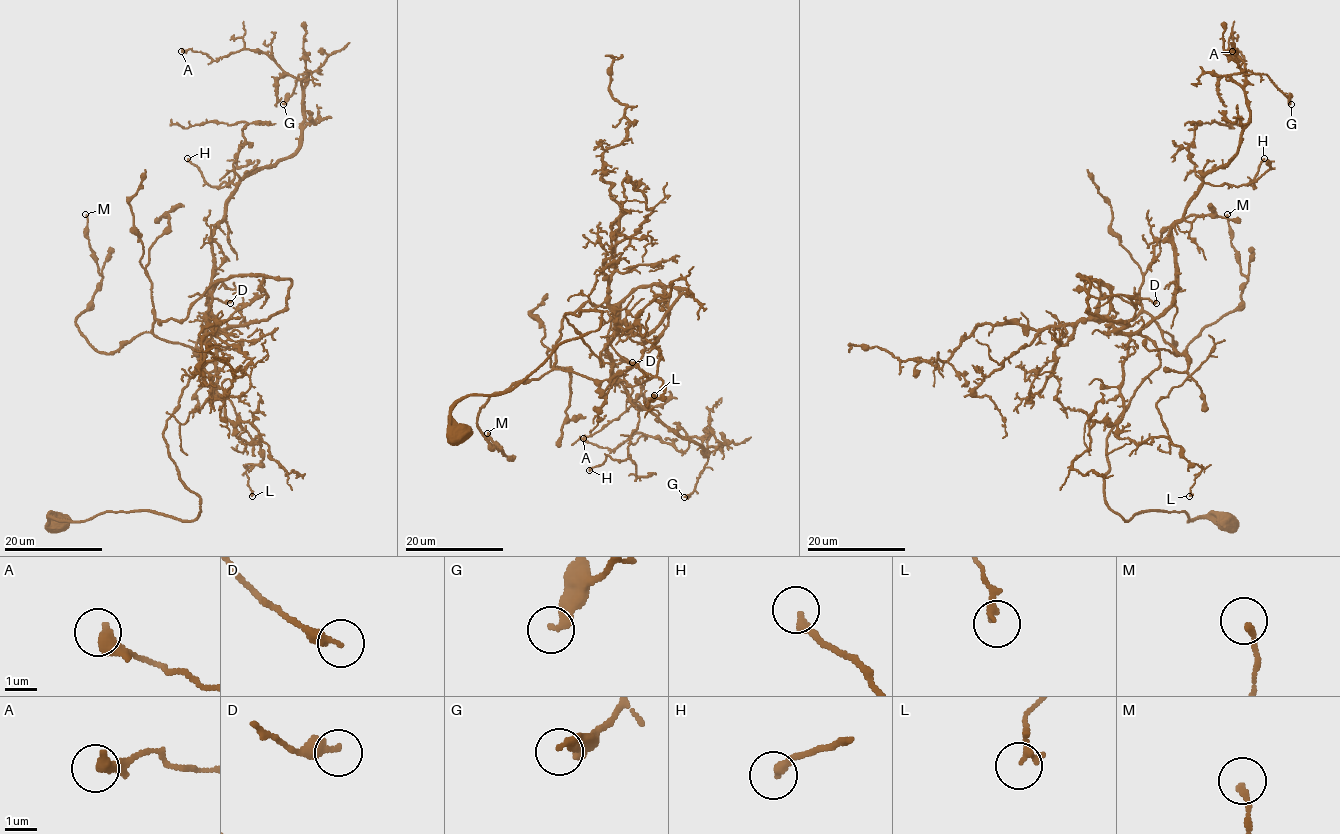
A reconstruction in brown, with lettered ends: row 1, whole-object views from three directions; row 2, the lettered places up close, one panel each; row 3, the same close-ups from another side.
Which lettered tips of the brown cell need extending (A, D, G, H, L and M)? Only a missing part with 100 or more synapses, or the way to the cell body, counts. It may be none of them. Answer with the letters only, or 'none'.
none

